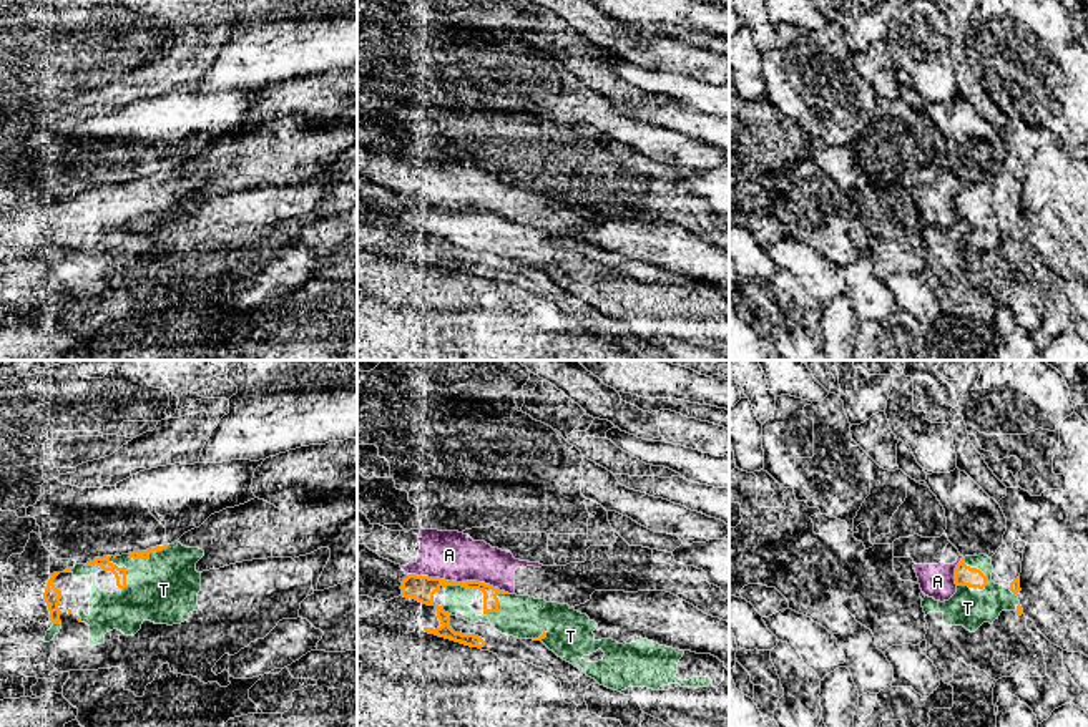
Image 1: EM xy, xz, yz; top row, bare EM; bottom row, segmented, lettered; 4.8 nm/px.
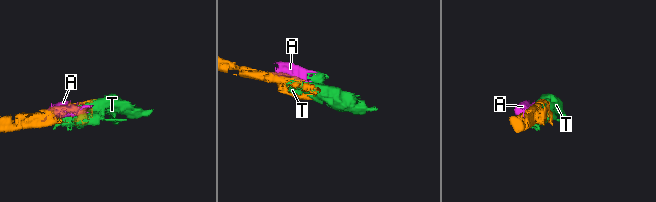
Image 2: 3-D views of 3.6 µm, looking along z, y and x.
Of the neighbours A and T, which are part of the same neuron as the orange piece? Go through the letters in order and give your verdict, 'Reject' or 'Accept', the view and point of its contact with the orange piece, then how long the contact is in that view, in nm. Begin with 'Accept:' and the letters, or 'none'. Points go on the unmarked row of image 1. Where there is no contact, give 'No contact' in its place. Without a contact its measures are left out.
Accept: T
A: Reject. Touches orange at xz (459, 211). Shared border 500 nm
T: Accept. Touches orange at xy (125, 198). Shared border 180 nm

